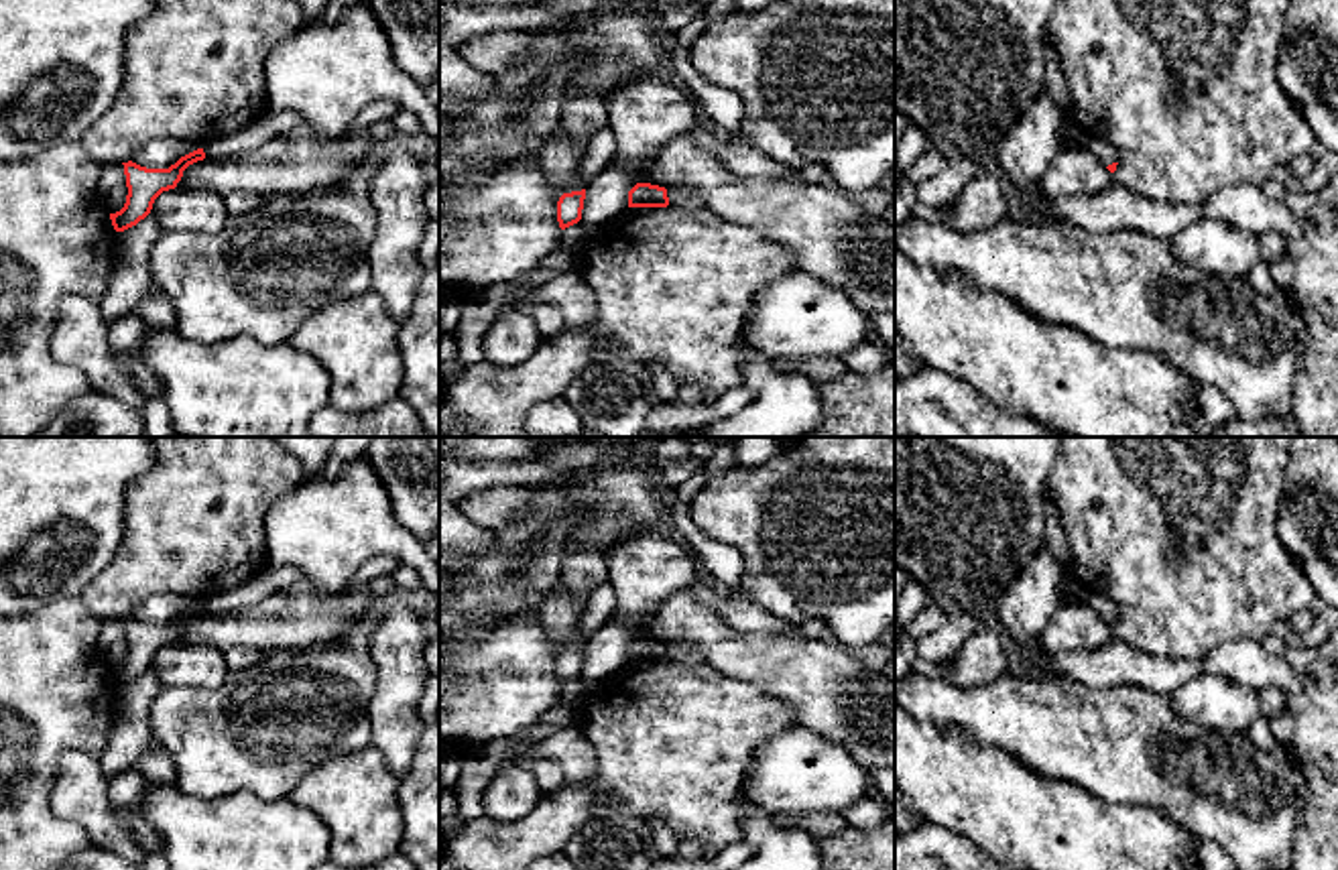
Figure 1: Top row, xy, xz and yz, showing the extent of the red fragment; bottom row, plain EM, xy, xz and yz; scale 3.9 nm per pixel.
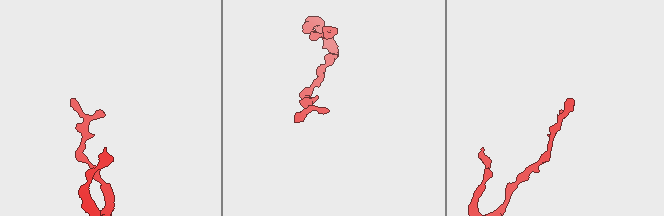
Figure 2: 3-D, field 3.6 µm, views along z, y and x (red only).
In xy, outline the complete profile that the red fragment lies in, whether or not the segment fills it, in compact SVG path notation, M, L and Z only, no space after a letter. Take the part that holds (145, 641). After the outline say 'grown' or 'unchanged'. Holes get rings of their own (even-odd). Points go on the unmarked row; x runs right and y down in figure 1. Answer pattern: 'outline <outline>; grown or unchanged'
outline M197 604L181 612L169 624L146 624L132 616L122 618L128 650L124 663L116 669L110 669L114 685L124 687L144 675L150 669L155 655L163 646L175 644L183 632L183 626L203 614L203 604Z; unchanged

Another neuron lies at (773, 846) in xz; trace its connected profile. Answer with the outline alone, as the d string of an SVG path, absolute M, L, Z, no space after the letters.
M742 795L742 842L752 846L752 856L736 870L822 870L819 840L801 827L779 825L769 811Z

